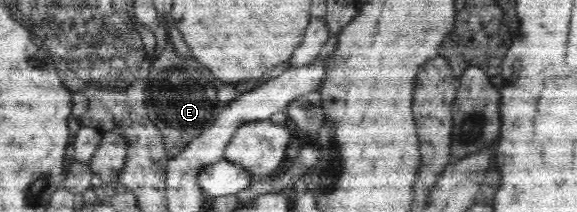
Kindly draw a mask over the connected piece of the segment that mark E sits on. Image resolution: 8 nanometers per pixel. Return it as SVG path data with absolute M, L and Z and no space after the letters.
M165 28L154 31L156 51L151 68L149 68L144 97L150 120L154 120L154 124L157 124L157 127L161 129L162 136L164 136L168 159L176 158L190 140L197 137L213 123L213 120L229 102L236 100L240 94L280 76L286 70L286 65L289 67L288 61L268 70L262 78L257 80L248 80L248 82L242 82L238 86L222 84L218 78L214 78L210 74L208 68L204 68L194 58L178 58L180 54L174 54L172 50L168 50L170 46L166 41L167 33L168 30Z

